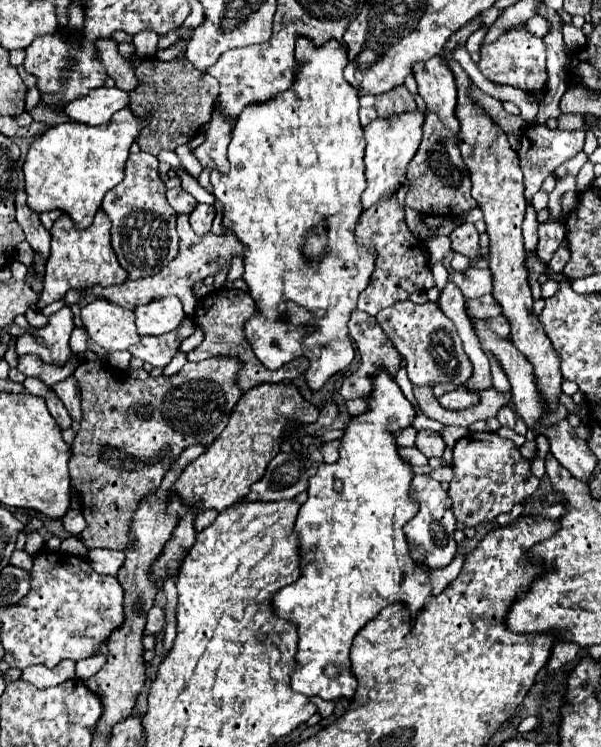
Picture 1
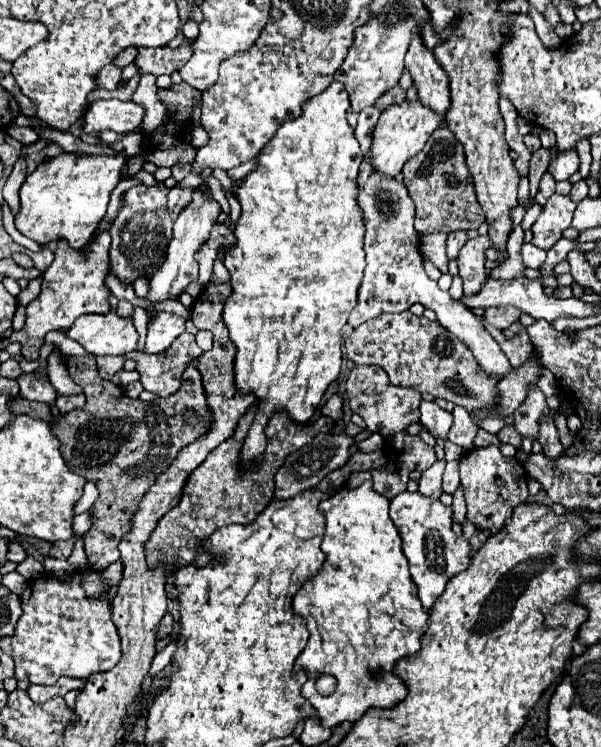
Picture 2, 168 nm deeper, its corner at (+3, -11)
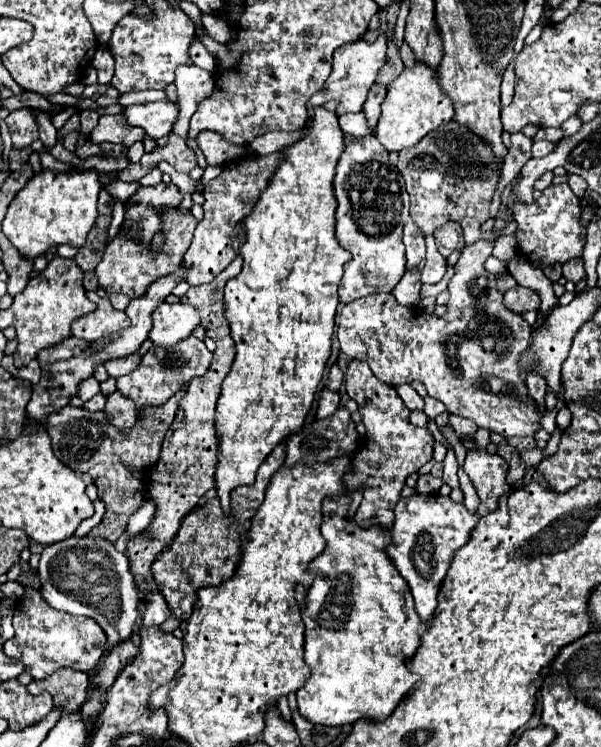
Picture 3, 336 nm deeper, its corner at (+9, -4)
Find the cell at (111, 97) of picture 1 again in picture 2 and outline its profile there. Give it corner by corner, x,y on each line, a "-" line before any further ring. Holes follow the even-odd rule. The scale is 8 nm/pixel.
96,100
88,104
88,112
84,112
84,130
102,132
114,130
118,134
134,132
142,124
144,108
134,102
120,102
120,100

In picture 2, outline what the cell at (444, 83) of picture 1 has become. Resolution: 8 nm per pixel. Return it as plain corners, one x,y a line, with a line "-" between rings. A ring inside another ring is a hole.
416,28
410,48
406,52
406,68
418,88
418,98
422,104
430,106
438,114
446,114
450,106
448,74
440,68
430,48
420,40
420,28

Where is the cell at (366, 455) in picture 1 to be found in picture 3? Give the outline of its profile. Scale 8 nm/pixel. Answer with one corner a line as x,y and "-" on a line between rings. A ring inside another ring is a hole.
326,499
322,511
324,519
320,531
326,539
326,549
312,561
312,573
316,573
316,579
310,587
297,585
295,588
306,625
304,659
312,671
304,687
296,691
298,711
314,725
332,727
354,723
360,717
386,719
418,681
418,675
412,675
404,661
420,647
422,619
414,609
414,599
406,579
398,573
386,553
386,547
392,543
392,533
382,529
382,525
360,527
334,499

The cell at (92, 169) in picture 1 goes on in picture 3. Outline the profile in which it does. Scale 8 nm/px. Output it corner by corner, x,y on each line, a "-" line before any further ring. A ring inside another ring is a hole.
42,169
14,195
2,221
2,233
28,259
36,259
52,245
60,243
82,247
90,227
98,217
100,187
102,185
98,181
96,169
72,169
66,173
52,173
50,169

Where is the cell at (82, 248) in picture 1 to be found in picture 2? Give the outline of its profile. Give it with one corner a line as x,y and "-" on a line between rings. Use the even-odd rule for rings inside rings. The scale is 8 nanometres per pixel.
102,232
96,242
92,244
90,252
72,250
66,240
58,240
54,248
54,262
44,272
42,278
42,292
36,300
32,300
26,306
26,324
22,330
14,330
10,334
12,342
22,344
22,356
26,360
38,360
40,346
44,344
44,336
52,330
66,332
72,322
82,314
106,314
110,310
108,296
110,290
104,284
104,278
108,274
108,248
110,248
110,236
108,232

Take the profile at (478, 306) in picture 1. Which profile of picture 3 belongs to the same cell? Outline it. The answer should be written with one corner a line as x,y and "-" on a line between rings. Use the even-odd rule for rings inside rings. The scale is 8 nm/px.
518,287
518,289
512,289
510,293
504,295
504,305
514,313
524,313
530,309
538,311
540,309
540,297
532,289

